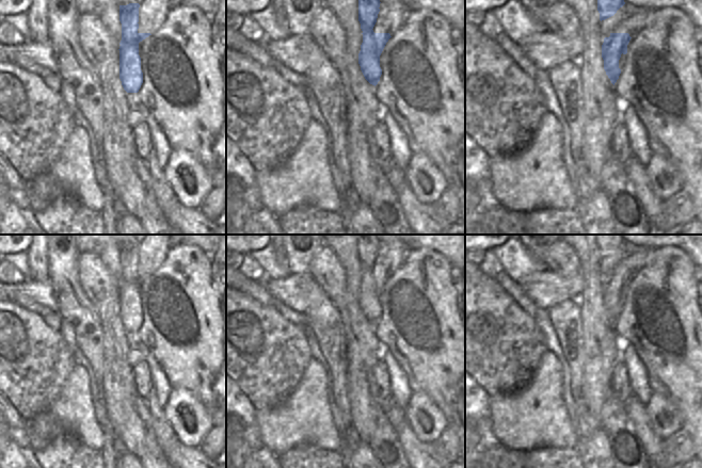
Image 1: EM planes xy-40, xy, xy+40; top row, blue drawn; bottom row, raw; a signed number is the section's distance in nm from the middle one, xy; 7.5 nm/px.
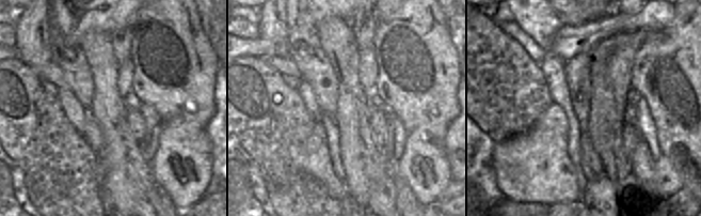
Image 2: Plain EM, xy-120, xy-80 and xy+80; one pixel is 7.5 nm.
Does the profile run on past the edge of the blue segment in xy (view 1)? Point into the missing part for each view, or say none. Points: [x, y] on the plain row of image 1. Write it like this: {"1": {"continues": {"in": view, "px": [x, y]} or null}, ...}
{"1": {"continues": null}}

